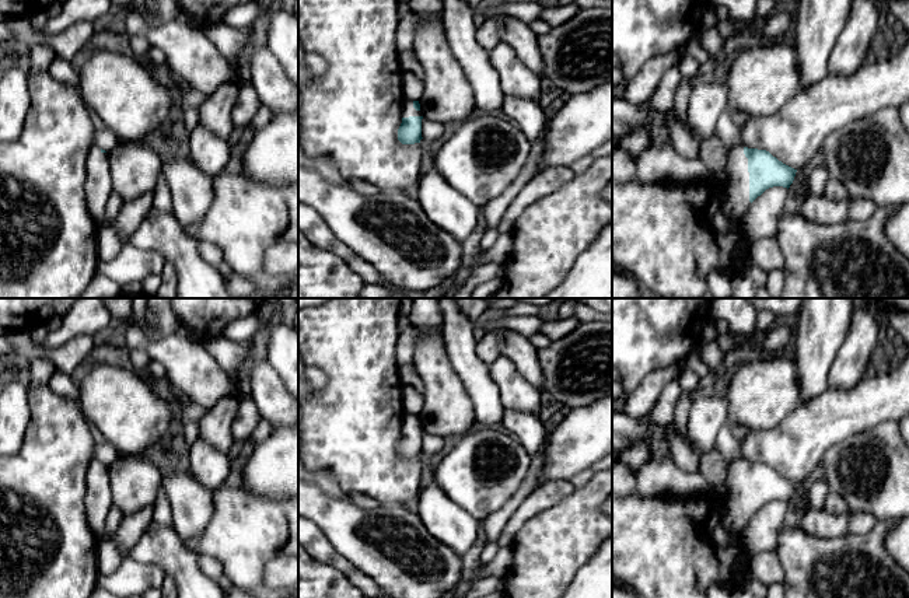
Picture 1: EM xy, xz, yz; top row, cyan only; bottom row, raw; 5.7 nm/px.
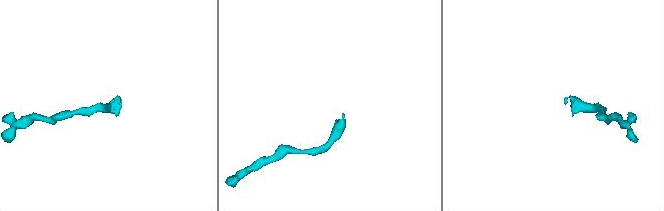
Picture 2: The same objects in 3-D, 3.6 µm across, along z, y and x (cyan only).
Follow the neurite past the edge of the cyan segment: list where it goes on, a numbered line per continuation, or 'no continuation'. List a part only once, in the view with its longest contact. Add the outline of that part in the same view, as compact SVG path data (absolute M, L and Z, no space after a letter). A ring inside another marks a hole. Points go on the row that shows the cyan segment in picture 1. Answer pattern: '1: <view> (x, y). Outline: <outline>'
1: yz (737, 202). Outline: M742 146L728 148L726 172L728 183L726 188L723 210L735 220L742 220L751 206L748 158Z

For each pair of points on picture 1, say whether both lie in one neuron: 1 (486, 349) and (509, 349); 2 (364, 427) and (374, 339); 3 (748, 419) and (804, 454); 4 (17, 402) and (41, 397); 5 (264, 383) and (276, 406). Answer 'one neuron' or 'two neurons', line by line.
1: two neurons
2: one neuron
3: two neurons
4: two neurons
5: one neuron

